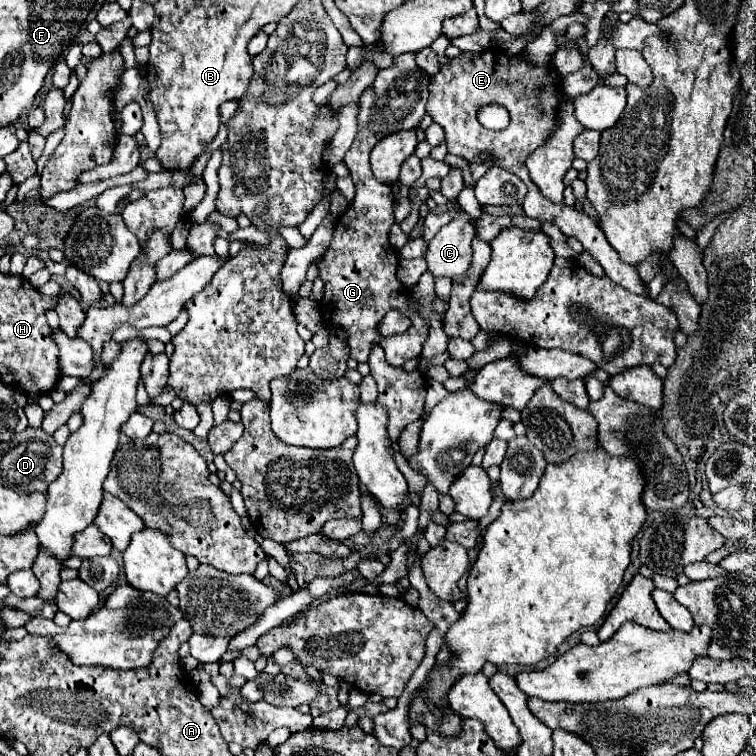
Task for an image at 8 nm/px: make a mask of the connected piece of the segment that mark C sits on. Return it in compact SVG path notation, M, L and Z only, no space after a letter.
M461 212L459 218L451 220L443 226L435 238L429 242L425 260L427 270L435 278L453 278L467 272L471 266L471 240L475 238L475 230L469 222L469 216Z

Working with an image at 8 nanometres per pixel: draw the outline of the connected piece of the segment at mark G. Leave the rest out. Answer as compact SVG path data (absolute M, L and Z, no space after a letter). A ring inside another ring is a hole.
M405 52L395 58L391 68L379 70L375 82L361 94L361 110L359 110L359 132L345 154L345 164L355 182L357 194L349 208L341 214L335 224L335 234L319 262L319 276L325 282L325 294L319 304L321 316L329 328L339 328L349 334L349 350L351 356L359 362L367 362L369 350L373 344L385 348L385 358L393 366L403 366L407 360L417 358L421 354L423 342L427 340L429 324L409 306L409 290L403 292L403 284L397 280L397 252L391 250L387 234L395 222L393 216L393 194L391 186L377 182L371 166L369 154L377 140L393 134L395 130L417 128L419 120L425 114L427 102L427 86L429 74L425 74L415 64L415 54ZM389 310L405 310L409 314L413 326L405 334L393 334L393 338L381 338L377 334L377 322Z

